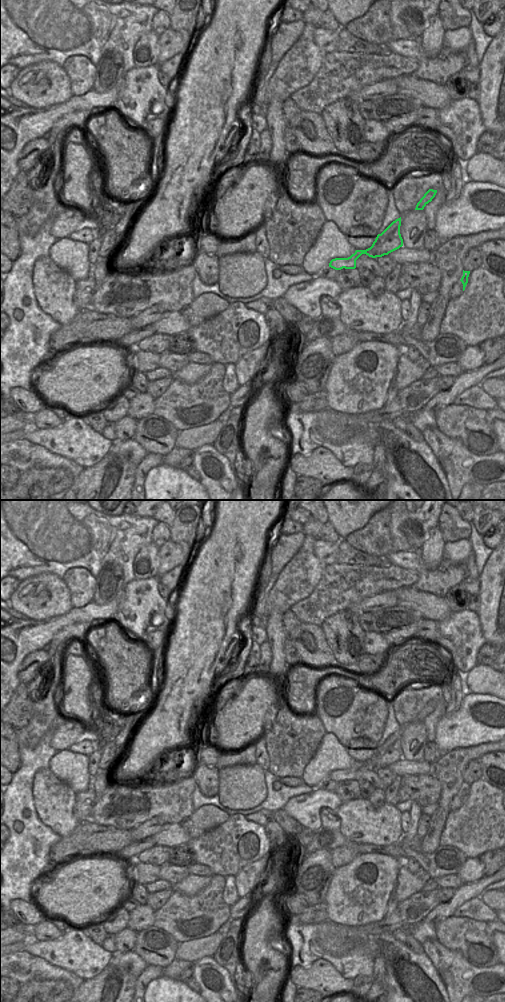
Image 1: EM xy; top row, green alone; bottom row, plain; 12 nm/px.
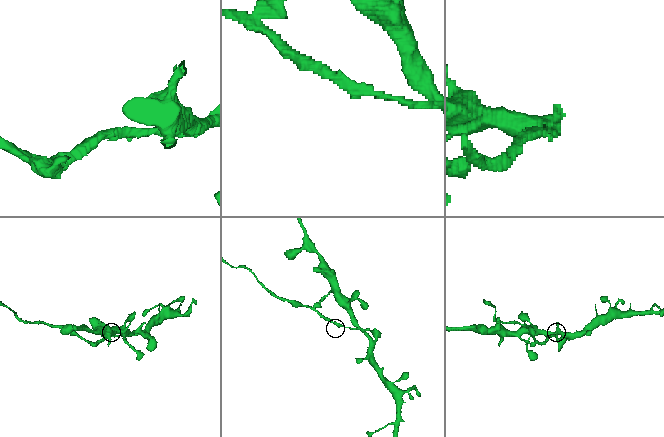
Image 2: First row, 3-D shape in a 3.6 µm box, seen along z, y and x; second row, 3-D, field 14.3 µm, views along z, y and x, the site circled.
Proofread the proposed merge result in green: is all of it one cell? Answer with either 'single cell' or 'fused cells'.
fused cells

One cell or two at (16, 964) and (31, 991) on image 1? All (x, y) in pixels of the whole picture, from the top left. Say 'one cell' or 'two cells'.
two cells

